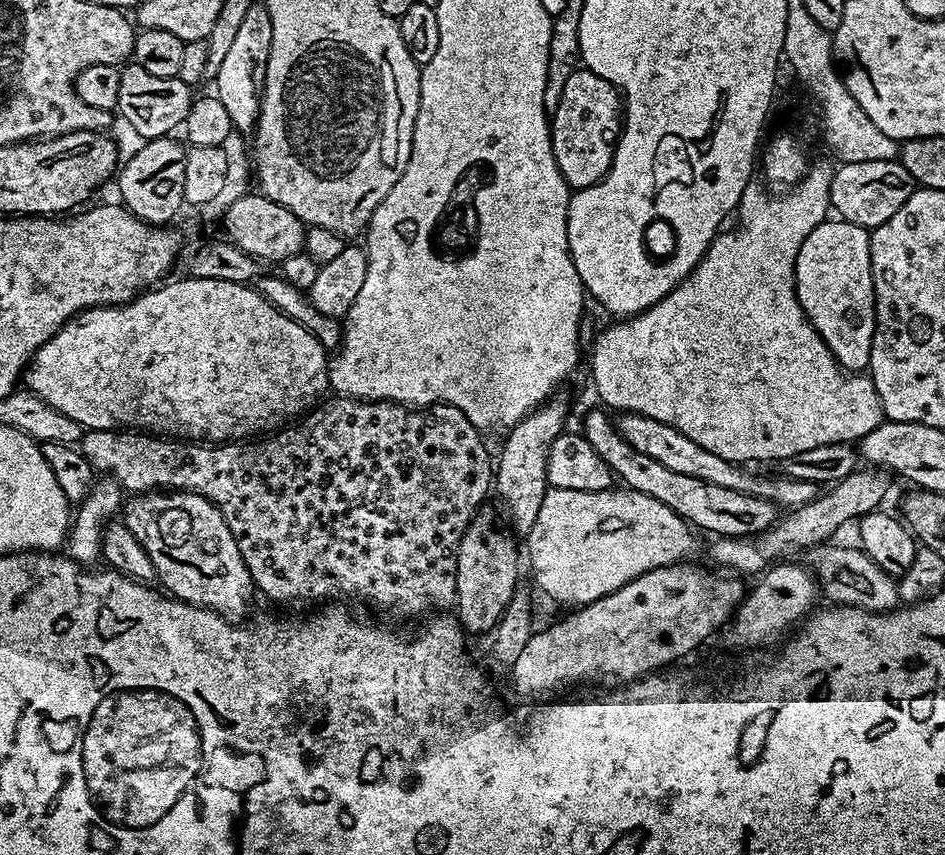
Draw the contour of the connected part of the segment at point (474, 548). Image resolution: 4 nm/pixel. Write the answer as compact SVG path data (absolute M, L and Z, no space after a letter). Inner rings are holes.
M487 510L481 511L470 522L466 534L460 539L458 546L458 558L456 559L456 602L455 611L460 611L458 615L459 623L465 633L481 632L487 634L492 631L502 618L506 606L510 606L510 598L517 595L516 583L520 580L520 560L522 564L522 552L516 549L515 535L507 536L502 529L496 525L496 520Z

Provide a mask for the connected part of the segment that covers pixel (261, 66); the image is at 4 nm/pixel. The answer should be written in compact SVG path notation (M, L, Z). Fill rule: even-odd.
M257 2L254 6L250 6L234 37L234 43L226 53L225 60L222 61L222 66L218 66L214 94L220 99L222 106L226 106L226 111L230 114L230 122L237 133L251 133L260 116L260 101L264 94L264 79L273 38L272 13L267 7L263 8L263 3Z

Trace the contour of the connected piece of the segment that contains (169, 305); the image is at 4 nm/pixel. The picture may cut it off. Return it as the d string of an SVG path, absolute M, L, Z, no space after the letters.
M179 278L173 284L161 283L129 300L127 304L114 304L106 308L88 308L66 321L32 357L32 363L26 369L26 388L38 398L42 398L54 410L74 418L84 430L139 430L144 434L155 434L189 442L244 442L261 434L271 433L297 418L303 417L325 395L329 387L329 357L318 338L310 334L298 322L286 318L255 287L221 280L194 280Z

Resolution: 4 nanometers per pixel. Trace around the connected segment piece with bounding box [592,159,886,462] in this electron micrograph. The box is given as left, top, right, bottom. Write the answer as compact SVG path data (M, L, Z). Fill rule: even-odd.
M813 159L804 179L791 190L785 191L788 192L785 196L768 196L769 189L763 183L760 185L756 184L757 182L749 182L738 209L738 216L745 220L745 224L733 232L724 230L717 234L706 254L696 264L694 271L688 275L688 279L682 281L674 290L670 290L670 294L666 294L660 302L650 306L645 312L639 312L637 316L612 322L605 332L597 334L596 341L592 344L592 384L606 403L624 404L620 406L627 411L643 412L650 418L672 424L679 432L686 434L686 438L694 438L698 446L711 448L722 458L733 462L748 462L744 460L756 460L759 456L777 462L818 446L840 441L859 442L866 434L870 434L870 430L884 423L886 417L882 410L882 402L878 398L878 390L871 375L849 374L840 367L840 363L833 358L832 351L828 349L818 330L814 330L814 326L808 321L808 315L804 313L796 297L798 250L802 250L802 242L806 242L810 230L823 224L830 216L832 206L830 186L834 164L831 159L828 160Z

